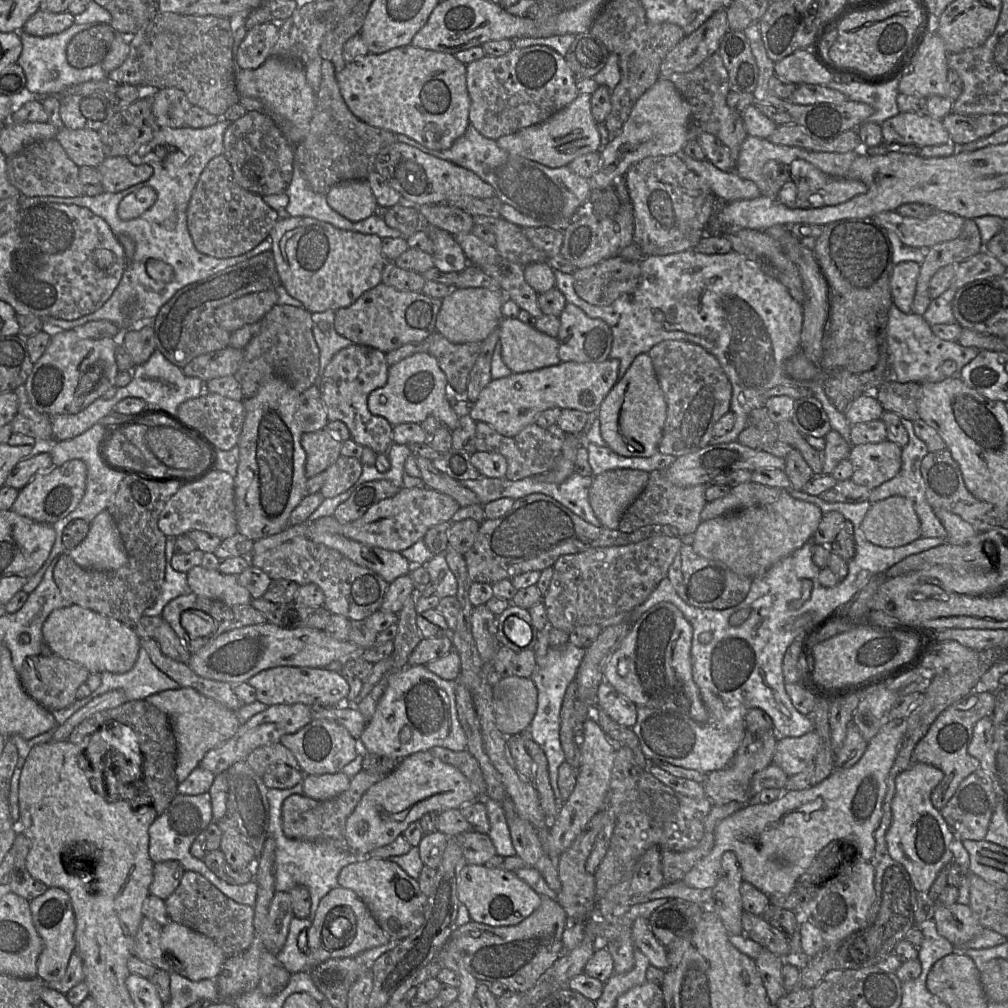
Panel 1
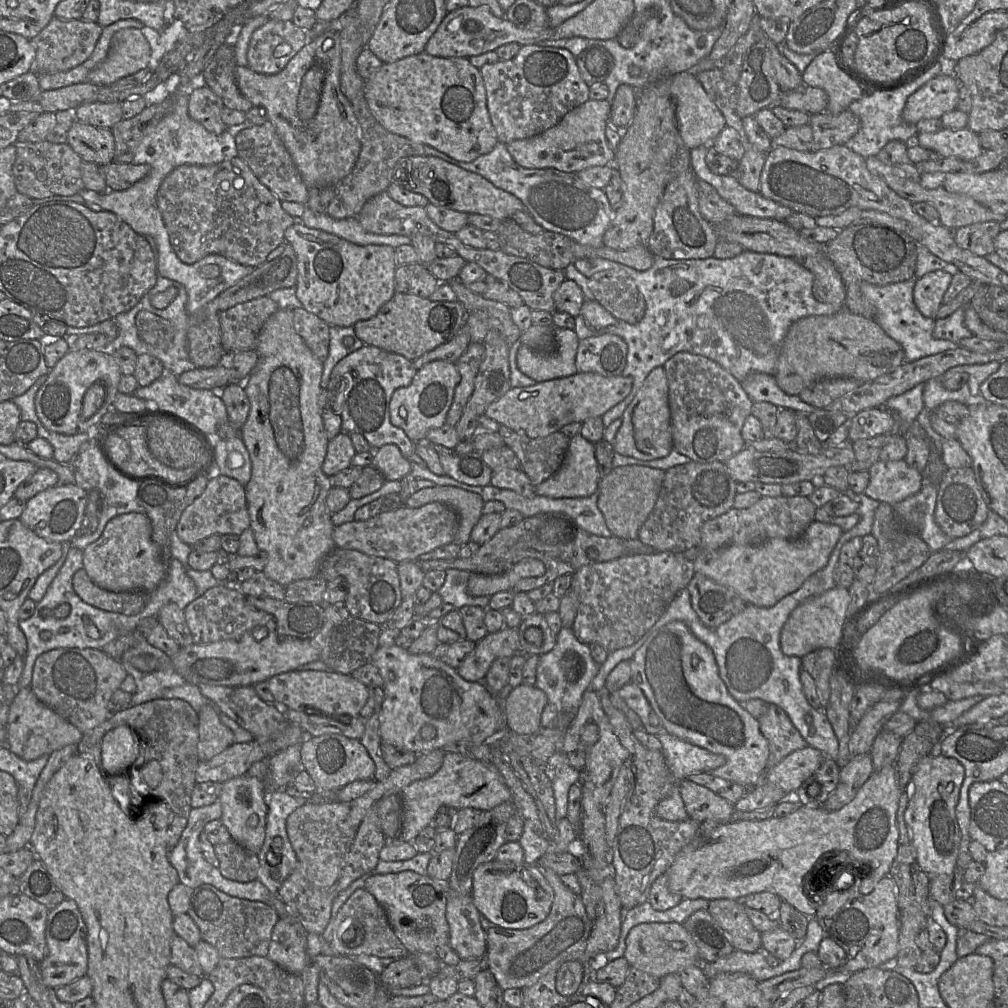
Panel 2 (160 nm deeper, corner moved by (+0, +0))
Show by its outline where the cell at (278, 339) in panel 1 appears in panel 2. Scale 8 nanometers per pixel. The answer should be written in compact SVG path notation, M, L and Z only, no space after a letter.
M304 307L293 309L293 325L312 353L324 362L329 353L330 326Z

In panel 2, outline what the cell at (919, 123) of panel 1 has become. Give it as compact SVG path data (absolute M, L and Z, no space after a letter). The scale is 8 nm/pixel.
M943 128L935 133L918 132L915 139L920 147L932 150L941 157L953 157L961 161L973 160L984 151L978 134L969 128Z

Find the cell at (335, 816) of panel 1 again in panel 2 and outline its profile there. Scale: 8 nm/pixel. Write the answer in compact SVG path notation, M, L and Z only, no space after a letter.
M439 749L418 755L414 763L393 769L386 779L376 781L370 791L354 800L308 800L288 816L287 834L298 862L277 895L295 913L305 932L322 935L332 918L336 897L354 881L373 871L380 861L379 853L388 839L381 830L379 801L391 794L399 794L415 781L433 776L441 768L445 754Z

